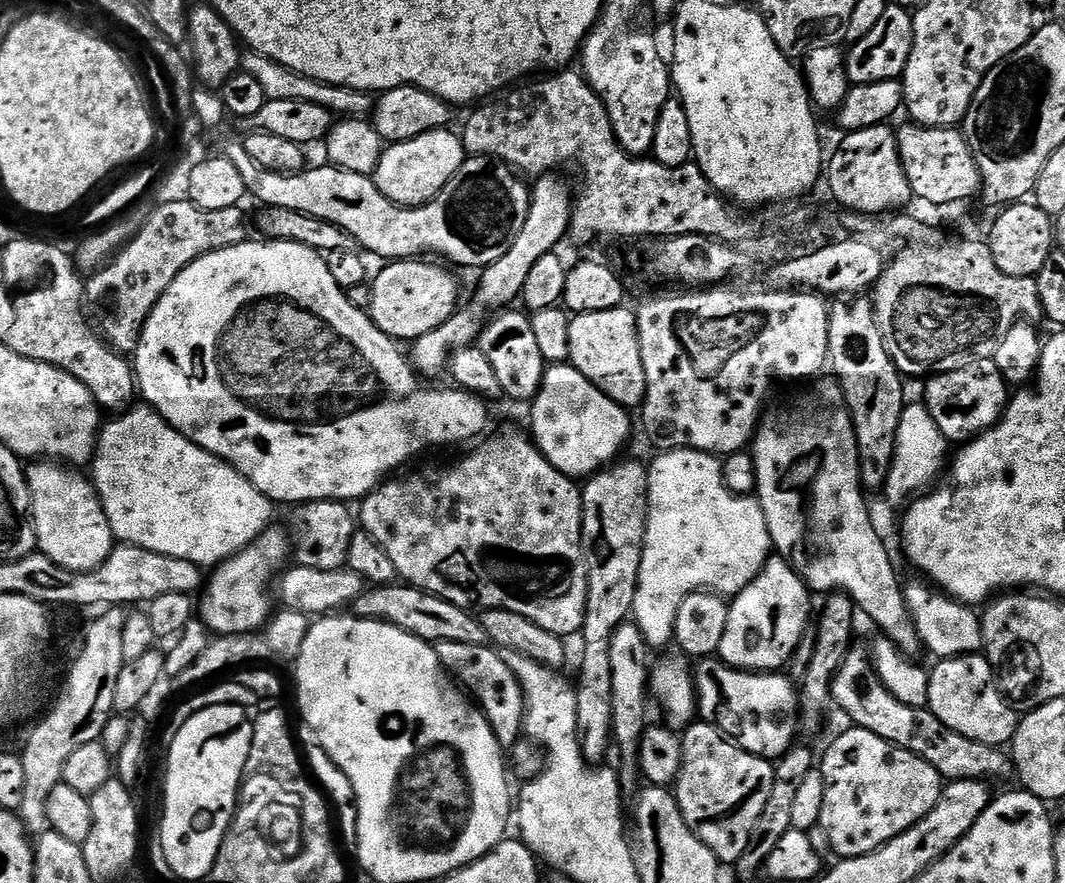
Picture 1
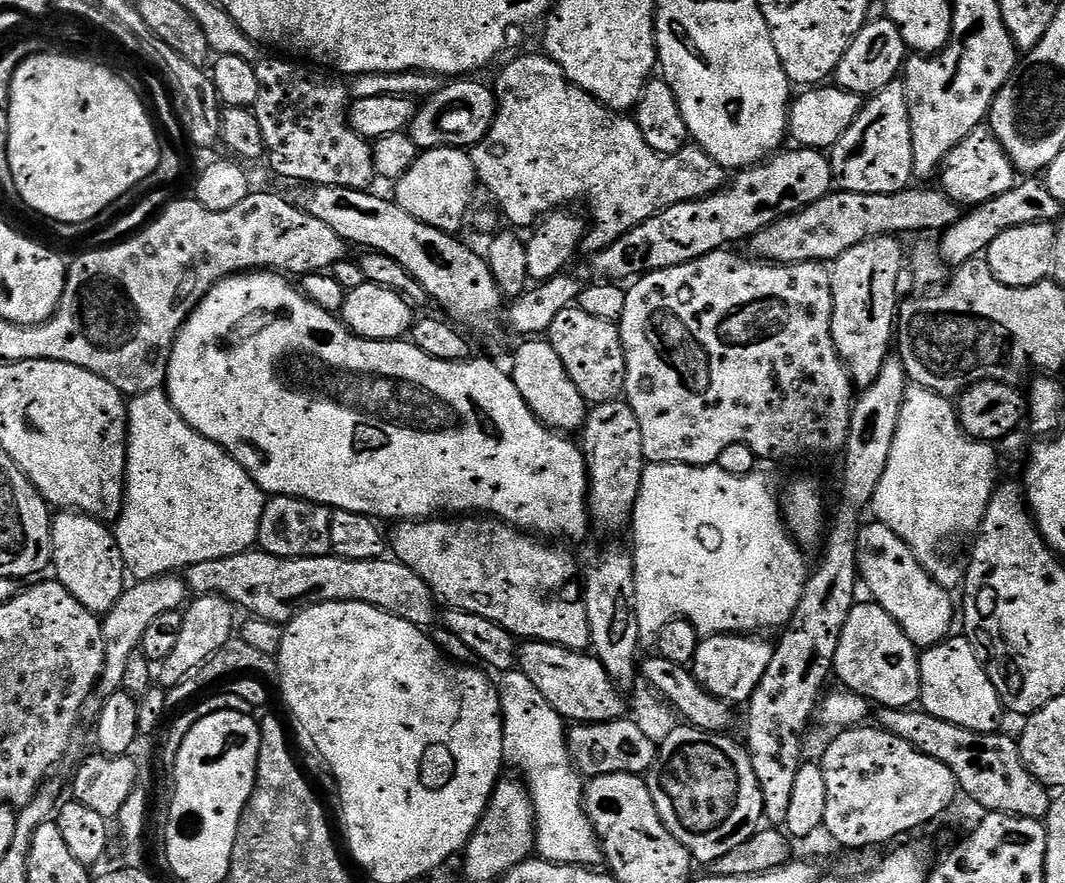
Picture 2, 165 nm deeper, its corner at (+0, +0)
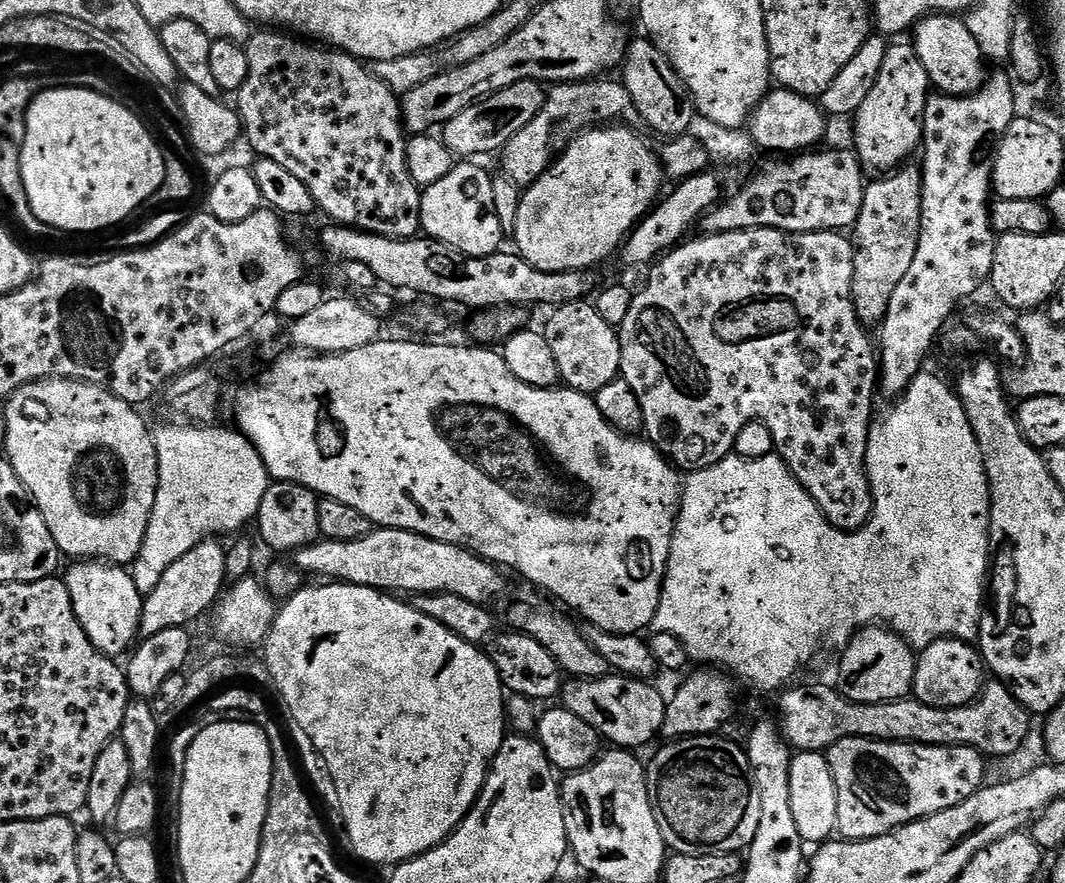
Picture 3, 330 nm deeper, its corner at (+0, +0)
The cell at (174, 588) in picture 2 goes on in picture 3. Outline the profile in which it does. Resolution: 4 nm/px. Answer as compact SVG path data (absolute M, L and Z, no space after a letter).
M209 538L194 546L190 554L182 554L166 574L162 574L158 586L144 596L144 613L140 619L140 636L158 634L171 628L188 628L199 616L213 611L226 588L226 548L219 539Z

